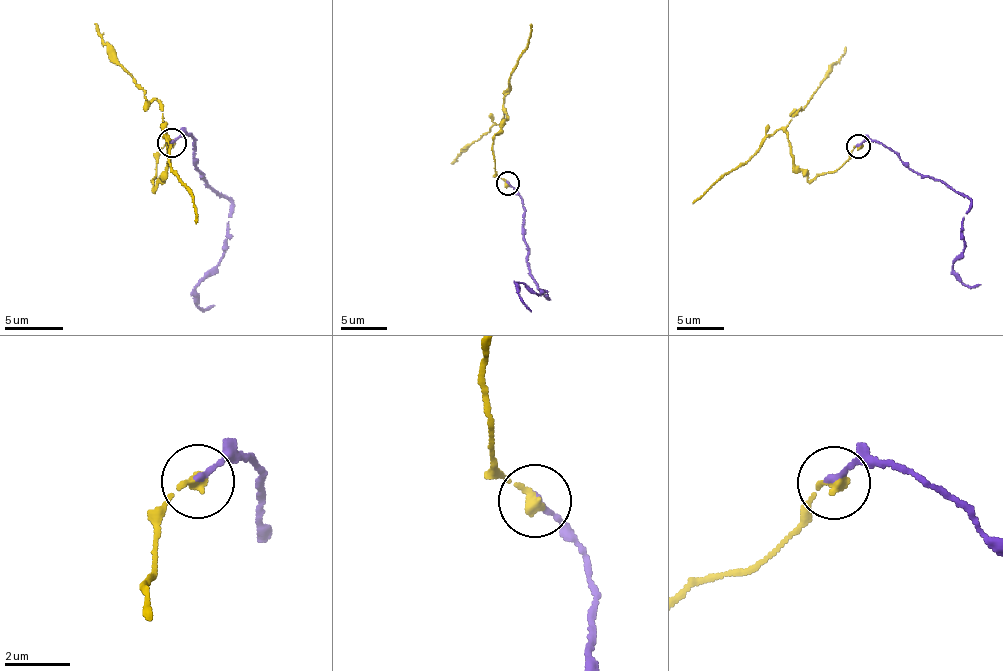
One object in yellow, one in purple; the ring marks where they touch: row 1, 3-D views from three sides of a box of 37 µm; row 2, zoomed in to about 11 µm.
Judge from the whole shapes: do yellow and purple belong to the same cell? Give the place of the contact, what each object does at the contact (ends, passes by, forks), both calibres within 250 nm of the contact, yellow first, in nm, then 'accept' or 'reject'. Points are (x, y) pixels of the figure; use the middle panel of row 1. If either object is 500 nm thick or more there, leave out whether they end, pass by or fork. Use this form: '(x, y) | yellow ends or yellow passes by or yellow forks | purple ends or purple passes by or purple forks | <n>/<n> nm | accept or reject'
(507, 183) | yellow ends | purple ends | 360/170 nm | accept

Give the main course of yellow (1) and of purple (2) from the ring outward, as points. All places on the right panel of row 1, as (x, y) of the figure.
1: (858, 145), (844, 161), (811, 180), (794, 164), (787, 136), (778, 129), (749, 157), (692, 203)
2: (858, 145), (885, 144), (916, 172), (946, 182), (971, 202), (953, 273), (967, 285), (981, 284)

